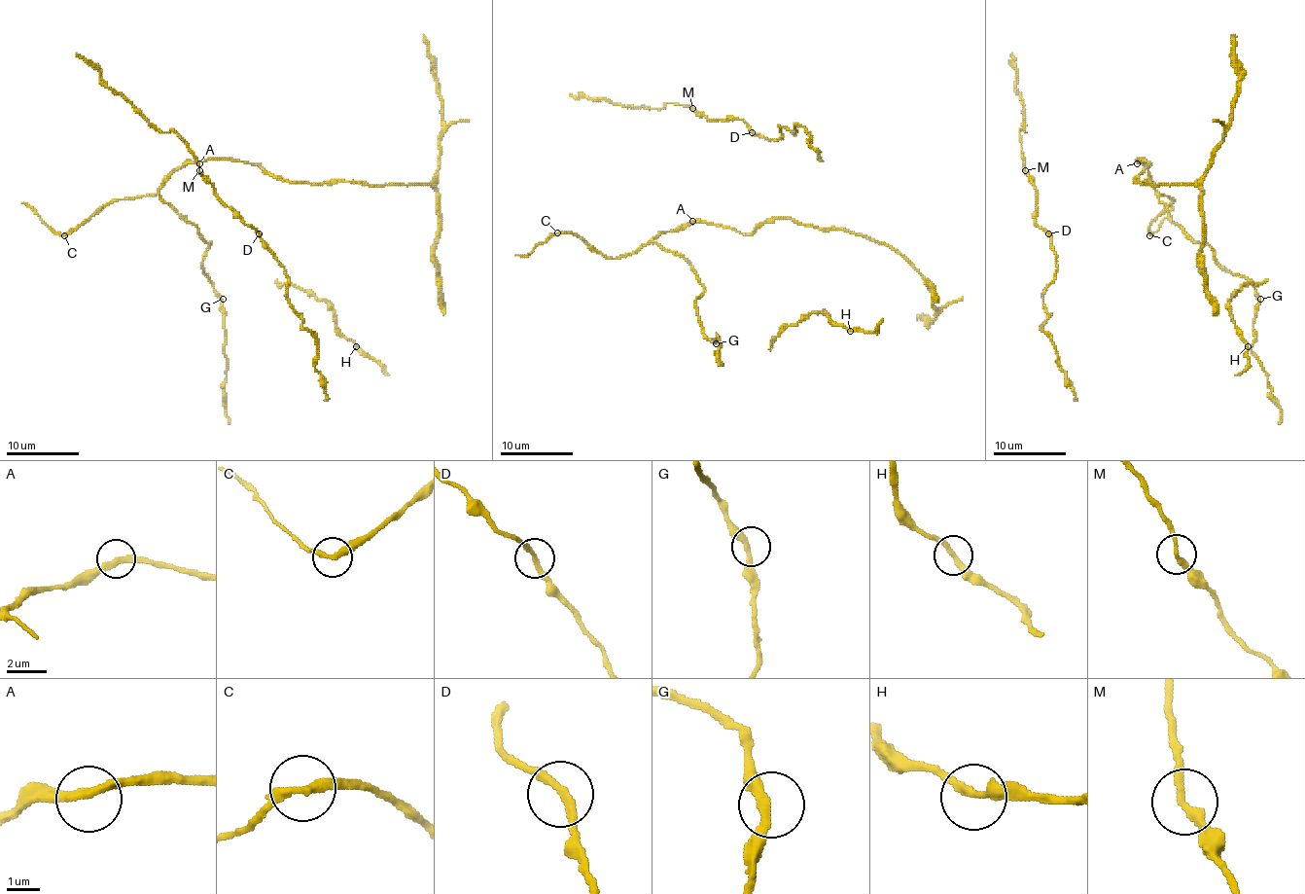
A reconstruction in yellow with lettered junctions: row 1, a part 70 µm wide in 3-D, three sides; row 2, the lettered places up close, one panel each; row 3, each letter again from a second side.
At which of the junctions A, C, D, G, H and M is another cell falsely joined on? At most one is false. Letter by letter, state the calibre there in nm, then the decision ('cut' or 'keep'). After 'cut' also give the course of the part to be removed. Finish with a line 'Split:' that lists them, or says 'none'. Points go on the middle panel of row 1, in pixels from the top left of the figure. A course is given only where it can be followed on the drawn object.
A: 280 nm thick; keep
C: 280 nm thick; cut; foreign part runs (557, 233), (530, 253), (515, 255)
D: 240 nm thick; keep
G: 280 nm thick; keep
H: 240 nm thick; keep
M: 240 nm thick; keep
Split: C

